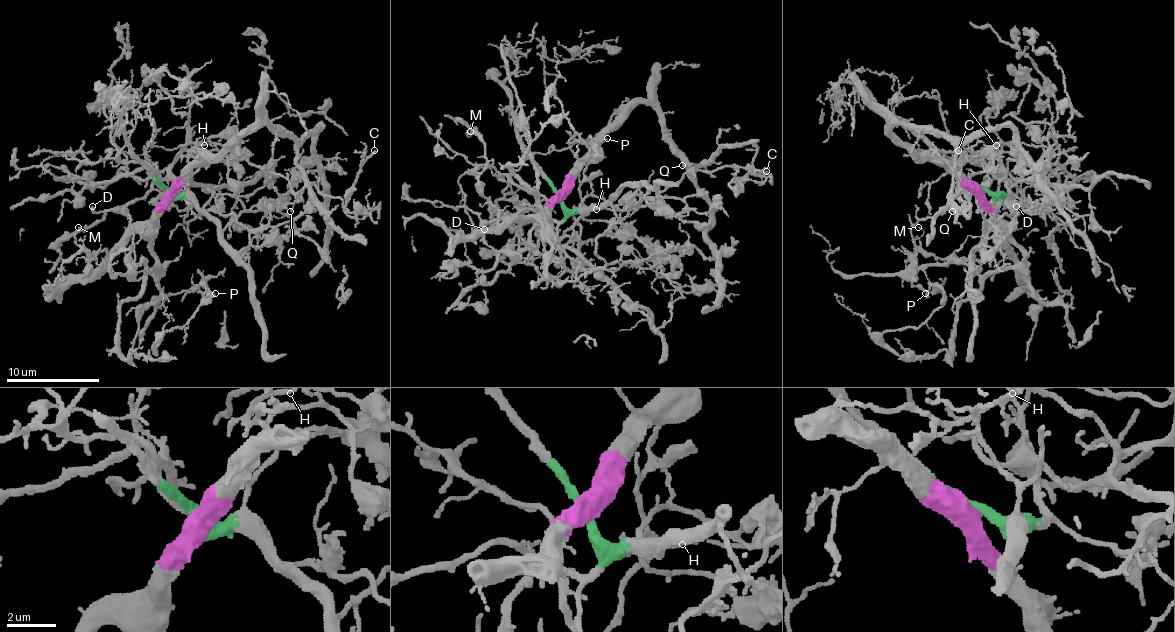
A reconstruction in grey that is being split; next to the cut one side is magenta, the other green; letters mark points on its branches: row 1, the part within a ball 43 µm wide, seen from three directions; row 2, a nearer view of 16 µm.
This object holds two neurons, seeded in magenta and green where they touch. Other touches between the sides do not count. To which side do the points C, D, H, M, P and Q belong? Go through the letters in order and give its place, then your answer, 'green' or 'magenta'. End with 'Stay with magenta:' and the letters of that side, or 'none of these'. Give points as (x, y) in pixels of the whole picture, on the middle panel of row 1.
C: place (766, 171); green
D: place (484, 229); green
H: place (596, 209); green
M: place (470, 131); magenta
P: place (607, 138); magenta
Q: place (682, 165); magenta
Stay with magenta: M, P, Q

